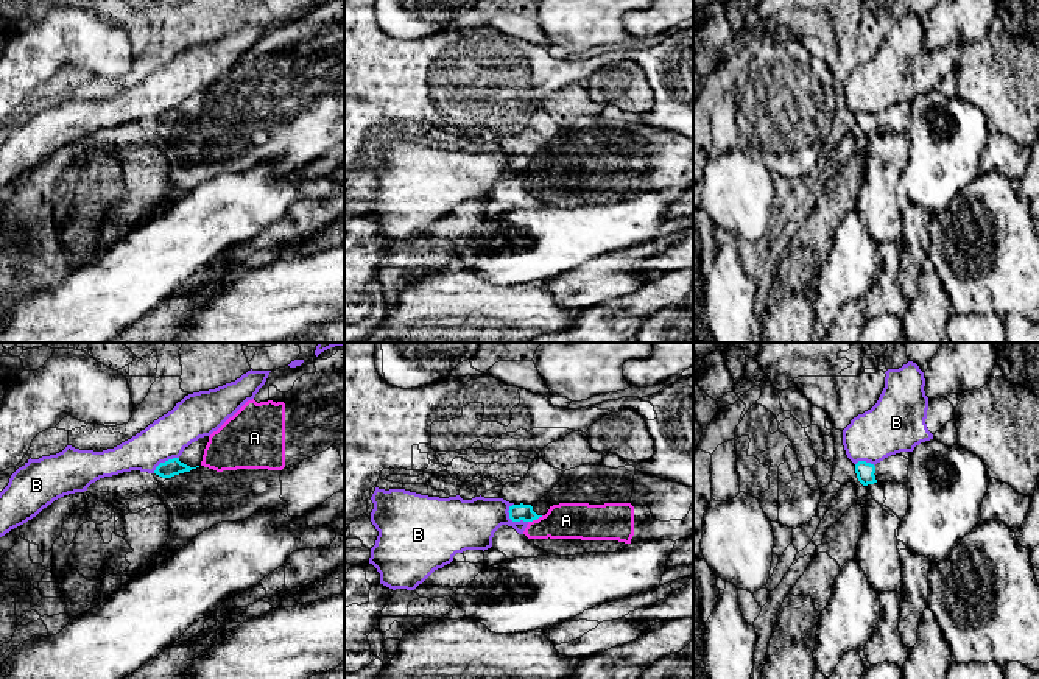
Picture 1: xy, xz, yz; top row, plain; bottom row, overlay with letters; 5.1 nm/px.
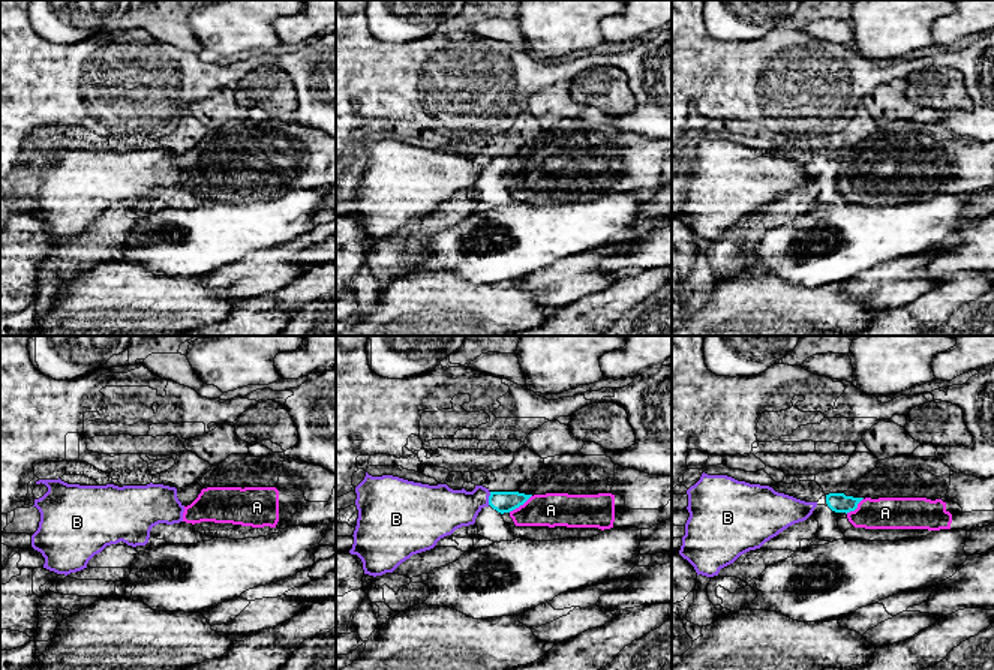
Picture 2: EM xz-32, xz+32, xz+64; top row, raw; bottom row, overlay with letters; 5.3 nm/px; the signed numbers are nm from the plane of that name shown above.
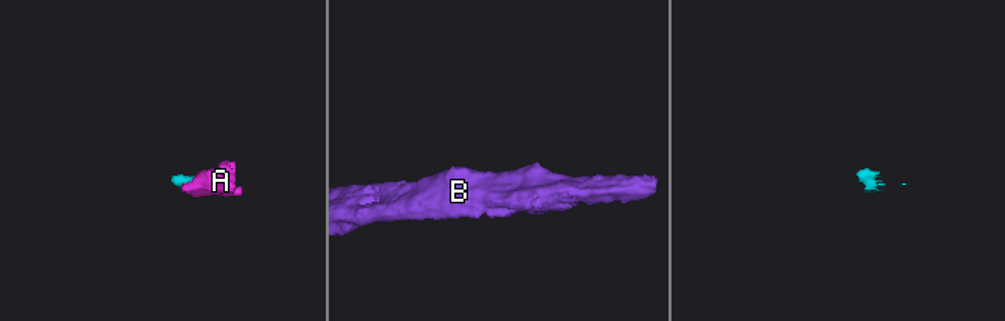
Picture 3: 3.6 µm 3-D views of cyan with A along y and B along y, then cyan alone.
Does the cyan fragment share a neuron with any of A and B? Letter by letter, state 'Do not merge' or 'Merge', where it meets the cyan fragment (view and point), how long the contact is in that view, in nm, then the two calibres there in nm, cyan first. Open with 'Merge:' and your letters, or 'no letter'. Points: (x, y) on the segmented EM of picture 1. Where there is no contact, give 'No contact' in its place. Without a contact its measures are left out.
Merge: A
A: Merge. Touches cyan at xz (535, 519). Shared border 90 nm. Thickness 90 nm (cyan) against 190 nm
B: Do not merge. Touches cyan at xz (513, 520). Shared border 130 nm. Thickness 90 nm (cyan) against 260 nm

